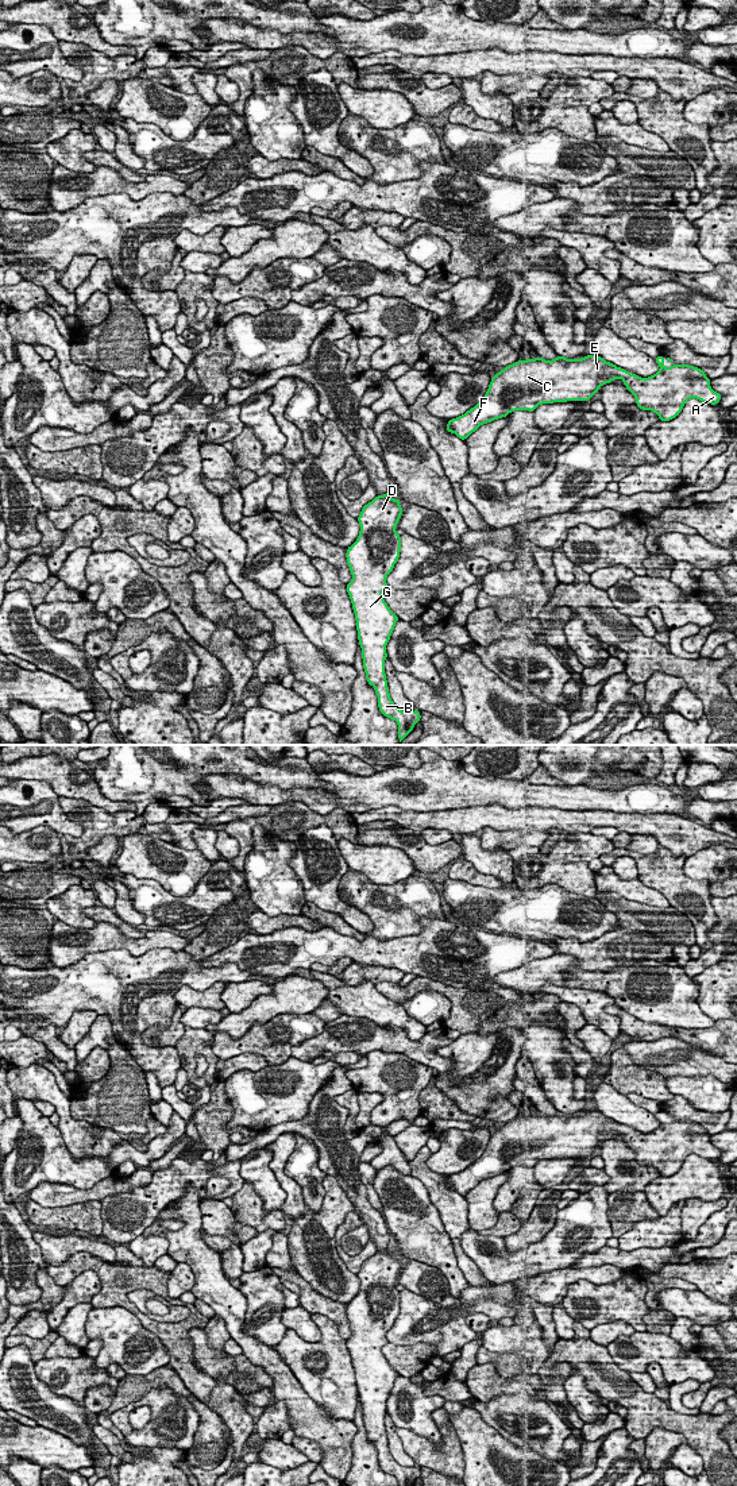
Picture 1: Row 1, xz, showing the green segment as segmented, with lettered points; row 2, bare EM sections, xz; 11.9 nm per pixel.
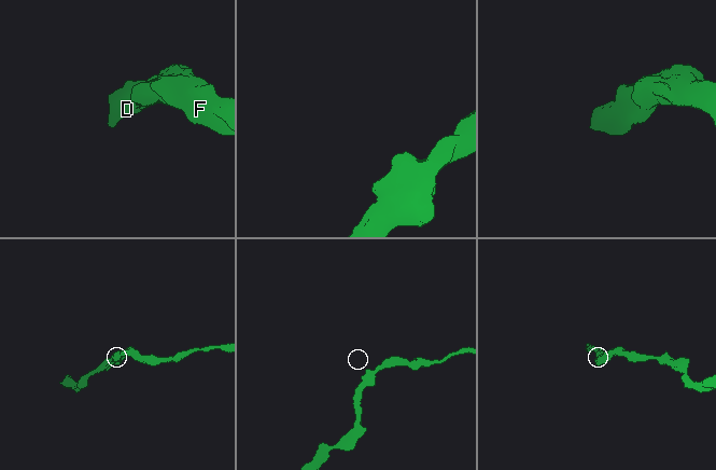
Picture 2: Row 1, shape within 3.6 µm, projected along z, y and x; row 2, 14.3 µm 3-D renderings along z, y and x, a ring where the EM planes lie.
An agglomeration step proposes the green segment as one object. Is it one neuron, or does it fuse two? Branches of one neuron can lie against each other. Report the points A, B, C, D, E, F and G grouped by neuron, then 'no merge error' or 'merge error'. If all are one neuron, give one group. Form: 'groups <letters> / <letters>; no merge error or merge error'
groups A B C D E F G; no merge error

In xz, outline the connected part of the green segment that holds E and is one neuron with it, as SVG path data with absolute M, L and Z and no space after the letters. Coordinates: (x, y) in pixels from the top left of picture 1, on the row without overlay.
M587 1109L582 1115L559 1112L545 1116L517 1116L491 1134L485 1153L464 1170L448 1176L445 1185L466 1196L482 1180L506 1173L516 1166L535 1167L539 1161L589 1157L602 1140L621 1134L636 1153L641 1166L652 1166L660 1177L675 1174L684 1159L697 1154L715 1161L722 1151L710 1142L710 1134L702 1124L688 1120L664 1123L664 1112L655 1113L660 1126L649 1134L630 1130L628 1126Z

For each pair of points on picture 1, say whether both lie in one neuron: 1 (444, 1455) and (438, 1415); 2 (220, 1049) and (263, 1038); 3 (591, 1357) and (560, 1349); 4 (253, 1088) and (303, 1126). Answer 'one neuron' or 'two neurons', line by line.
1: one neuron
2: one neuron
3: one neuron
4: two neurons

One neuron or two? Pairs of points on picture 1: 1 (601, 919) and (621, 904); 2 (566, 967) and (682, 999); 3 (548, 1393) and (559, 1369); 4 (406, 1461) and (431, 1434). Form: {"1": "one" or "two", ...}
{"1": "two", "2": "one", "3": "one", "4": "two"}

